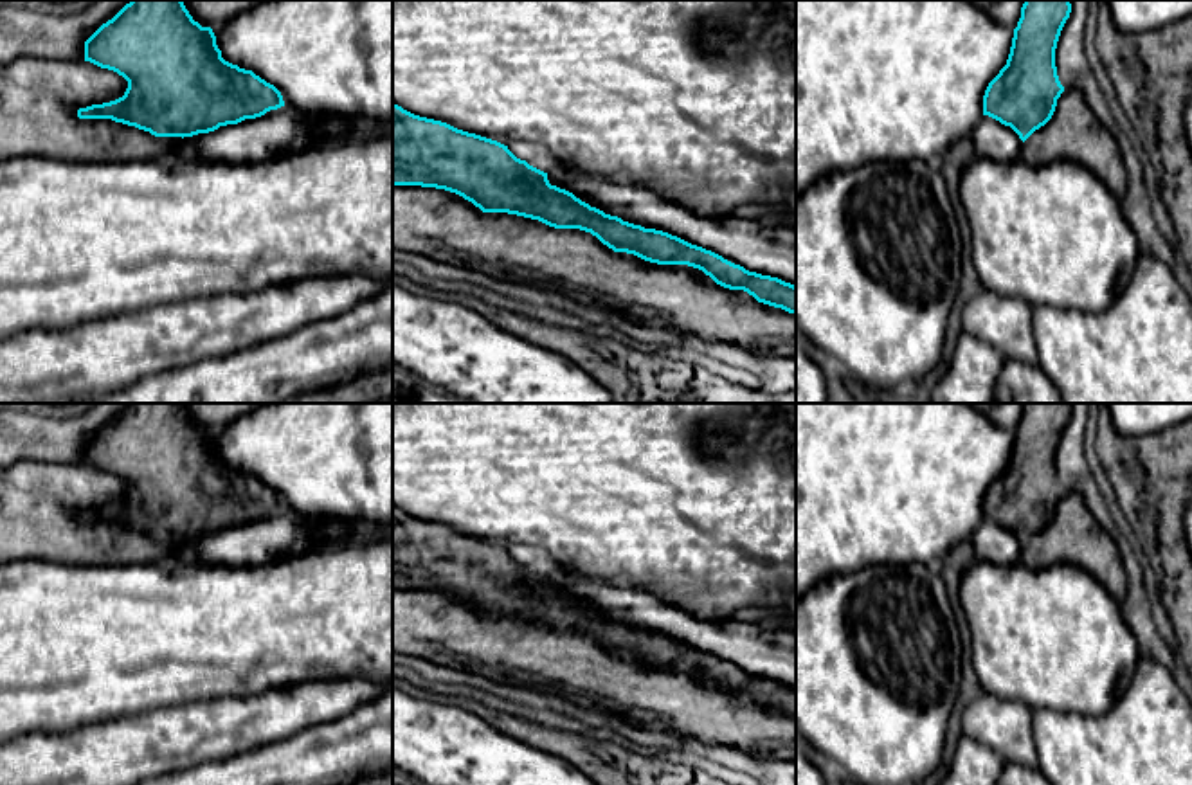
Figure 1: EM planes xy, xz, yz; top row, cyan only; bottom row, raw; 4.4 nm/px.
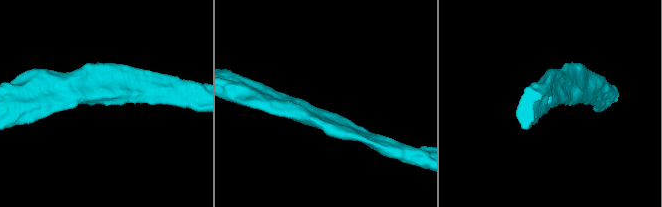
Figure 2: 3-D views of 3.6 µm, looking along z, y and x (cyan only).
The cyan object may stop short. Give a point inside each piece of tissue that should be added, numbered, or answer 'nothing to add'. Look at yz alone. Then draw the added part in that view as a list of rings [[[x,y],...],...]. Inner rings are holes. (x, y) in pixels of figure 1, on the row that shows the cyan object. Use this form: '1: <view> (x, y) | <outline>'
nothing to add

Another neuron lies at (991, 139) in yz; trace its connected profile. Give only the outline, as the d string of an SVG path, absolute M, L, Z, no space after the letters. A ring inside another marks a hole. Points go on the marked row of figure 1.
M983 115L971 133L976 158L992 158L996 162L1014 162L1021 158L1023 140L999 121Z

